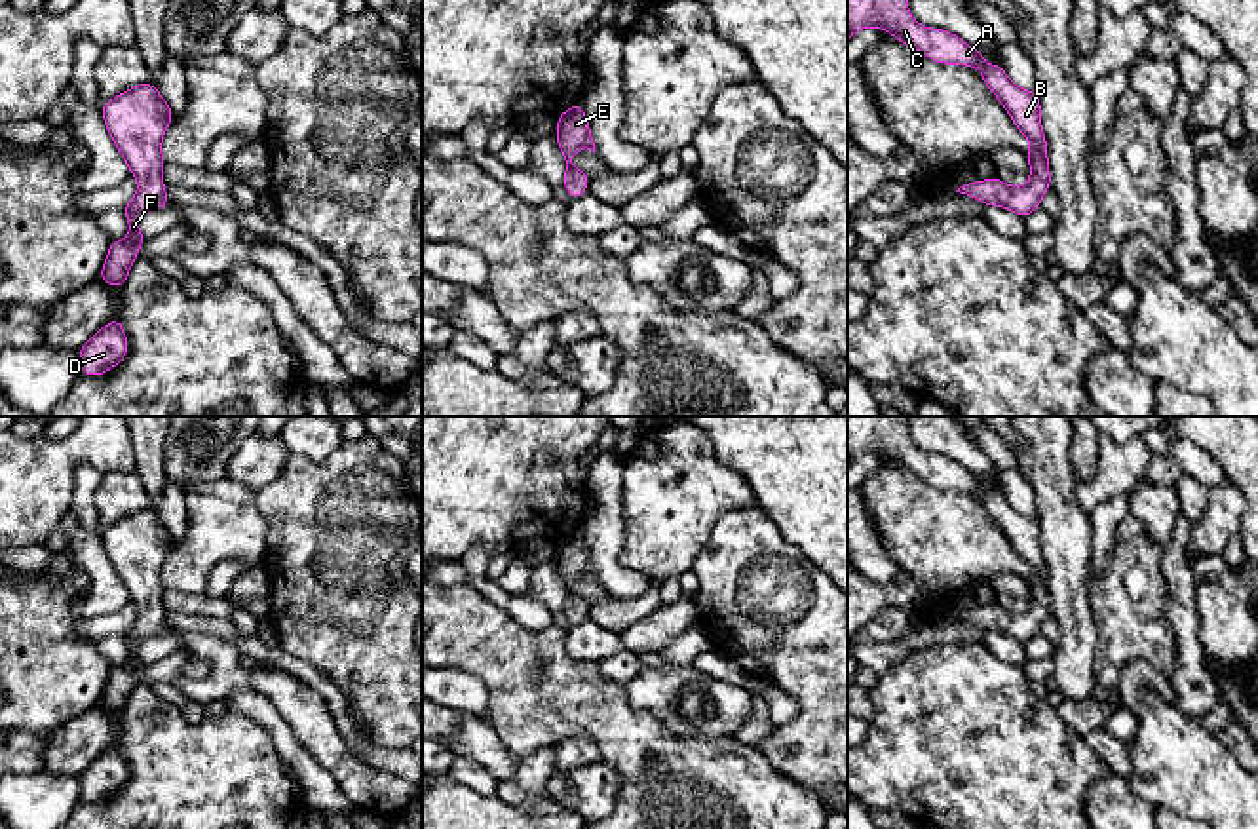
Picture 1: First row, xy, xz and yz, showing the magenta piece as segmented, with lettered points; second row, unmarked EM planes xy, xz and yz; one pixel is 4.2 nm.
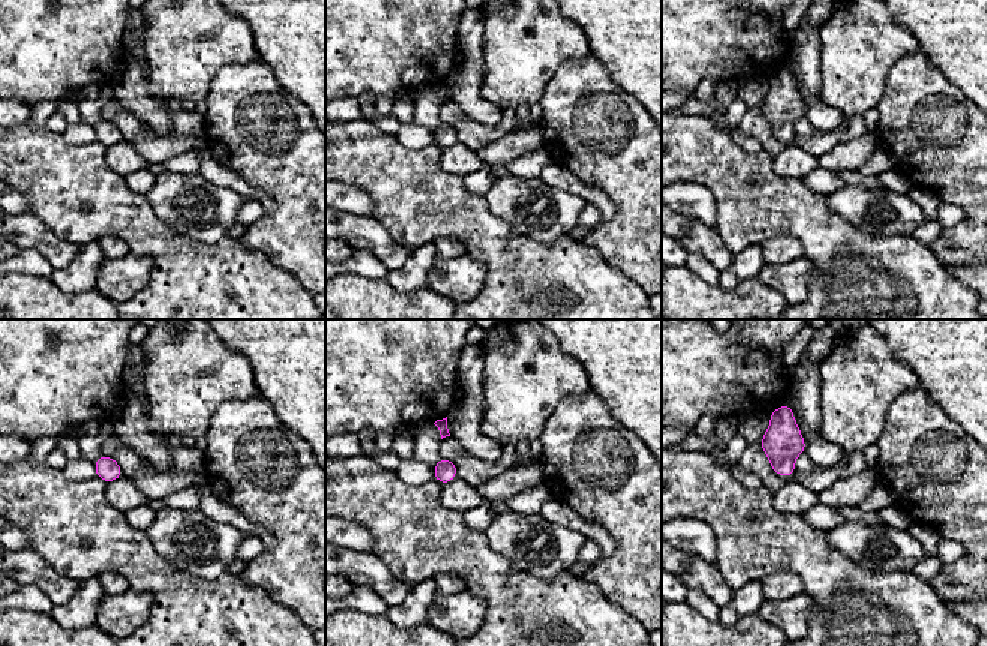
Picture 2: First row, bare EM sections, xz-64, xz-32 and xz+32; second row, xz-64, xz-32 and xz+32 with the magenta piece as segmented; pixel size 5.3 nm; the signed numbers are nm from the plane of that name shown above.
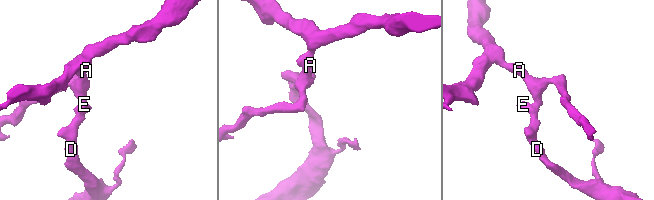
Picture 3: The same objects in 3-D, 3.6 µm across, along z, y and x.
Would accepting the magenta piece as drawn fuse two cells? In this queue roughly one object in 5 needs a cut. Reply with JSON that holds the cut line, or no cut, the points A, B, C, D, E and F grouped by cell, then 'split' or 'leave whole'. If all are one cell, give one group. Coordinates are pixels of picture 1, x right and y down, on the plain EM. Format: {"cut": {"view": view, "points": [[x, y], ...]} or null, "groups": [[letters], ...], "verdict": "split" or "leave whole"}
{"cut": null, "groups": [["A", "B", "C", "D", "E", "F"]], "verdict": "leave whole"}

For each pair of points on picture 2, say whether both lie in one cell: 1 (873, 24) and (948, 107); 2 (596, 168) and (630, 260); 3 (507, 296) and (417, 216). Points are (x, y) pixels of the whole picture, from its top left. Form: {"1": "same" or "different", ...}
{"1": "different", "2": "same", "3": "same"}

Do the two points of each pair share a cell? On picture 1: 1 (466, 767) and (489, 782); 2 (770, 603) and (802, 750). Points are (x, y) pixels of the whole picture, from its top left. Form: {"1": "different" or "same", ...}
{"1": "same", "2": "same"}

